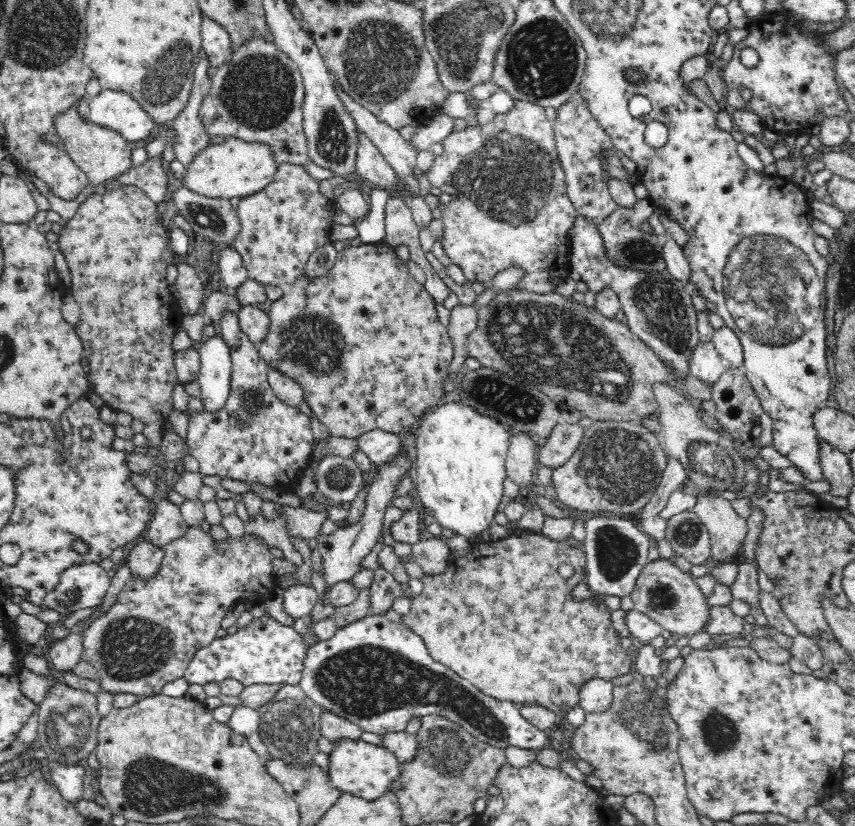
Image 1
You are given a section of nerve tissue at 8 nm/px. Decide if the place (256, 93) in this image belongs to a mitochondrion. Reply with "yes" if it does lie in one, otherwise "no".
yes

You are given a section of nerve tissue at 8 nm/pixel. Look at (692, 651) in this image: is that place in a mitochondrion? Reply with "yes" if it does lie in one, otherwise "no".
no

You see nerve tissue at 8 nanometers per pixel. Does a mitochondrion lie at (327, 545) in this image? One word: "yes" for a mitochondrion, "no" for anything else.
no

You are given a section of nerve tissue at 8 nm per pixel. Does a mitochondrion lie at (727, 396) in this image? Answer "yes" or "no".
no

